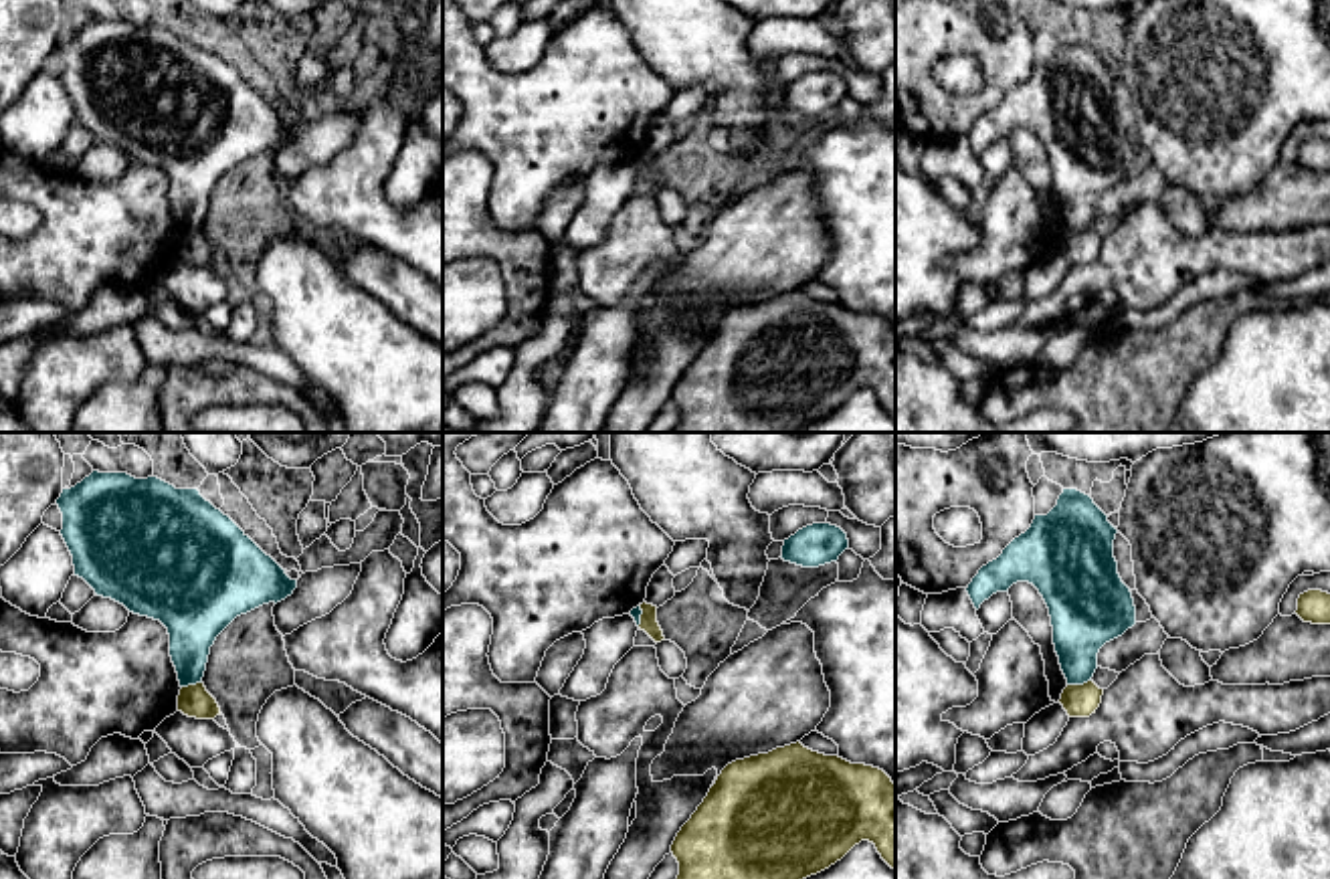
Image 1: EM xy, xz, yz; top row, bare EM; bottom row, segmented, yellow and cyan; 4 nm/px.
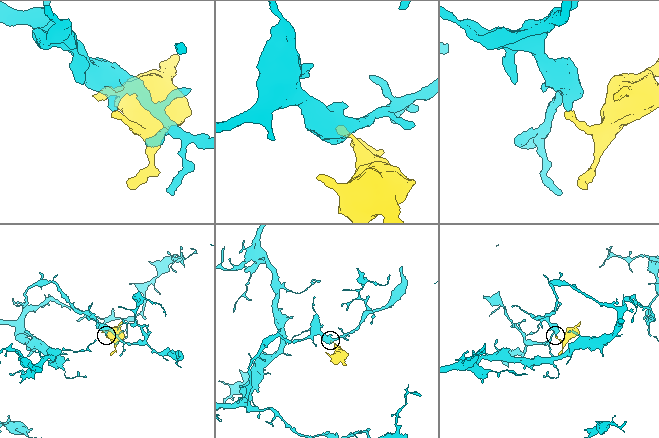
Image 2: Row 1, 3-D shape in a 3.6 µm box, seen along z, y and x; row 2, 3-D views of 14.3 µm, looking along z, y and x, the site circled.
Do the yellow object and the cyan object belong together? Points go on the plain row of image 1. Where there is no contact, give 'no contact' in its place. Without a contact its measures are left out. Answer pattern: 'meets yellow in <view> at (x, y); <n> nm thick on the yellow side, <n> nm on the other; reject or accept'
meets yellow in yz at (1078, 233); 130 nm thick on the yellow side, 240 nm on the other; reject

